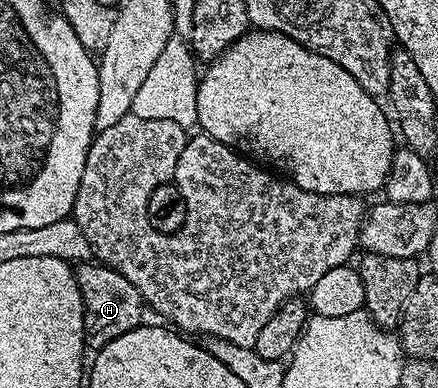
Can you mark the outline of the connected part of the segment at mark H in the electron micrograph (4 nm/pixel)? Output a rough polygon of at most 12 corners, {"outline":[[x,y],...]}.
{"outline":[[99,261],[75,268],[89,348],[140,327],[146,304]]}

